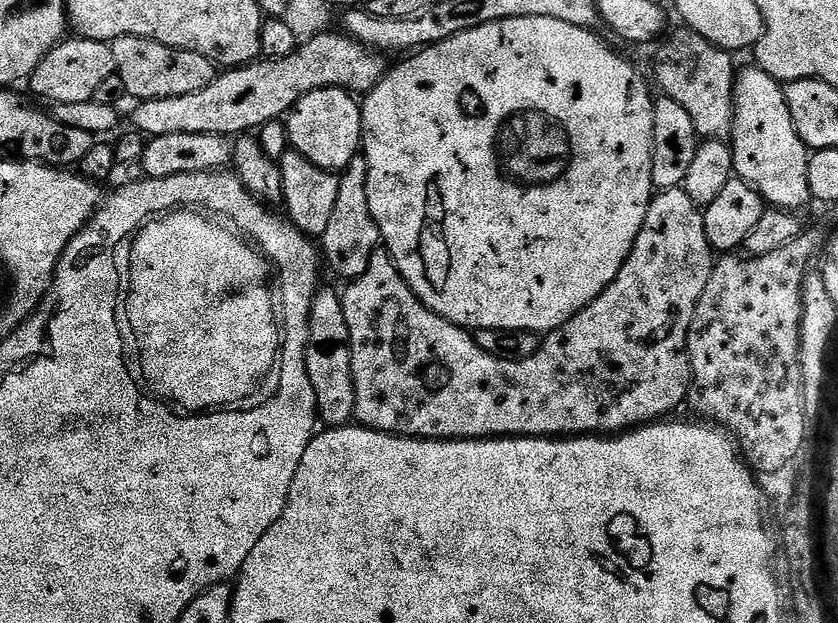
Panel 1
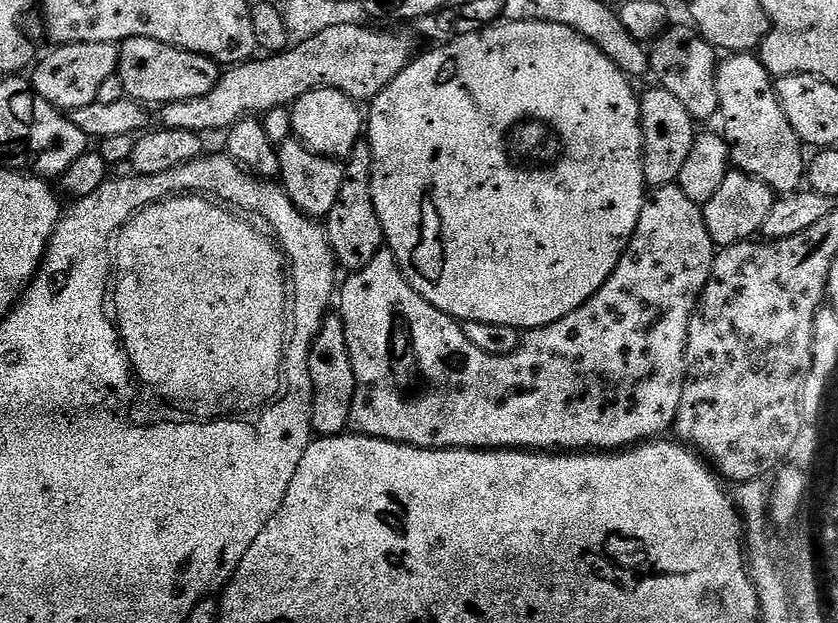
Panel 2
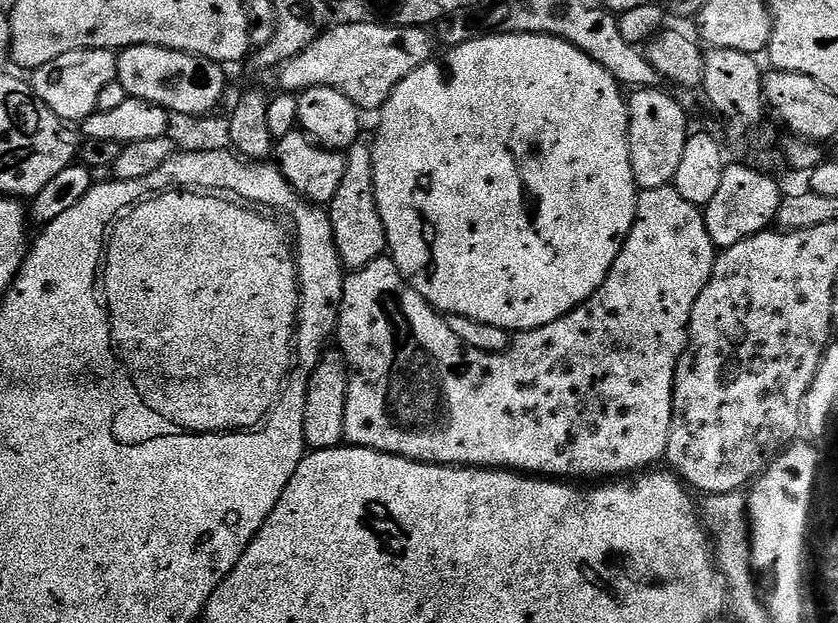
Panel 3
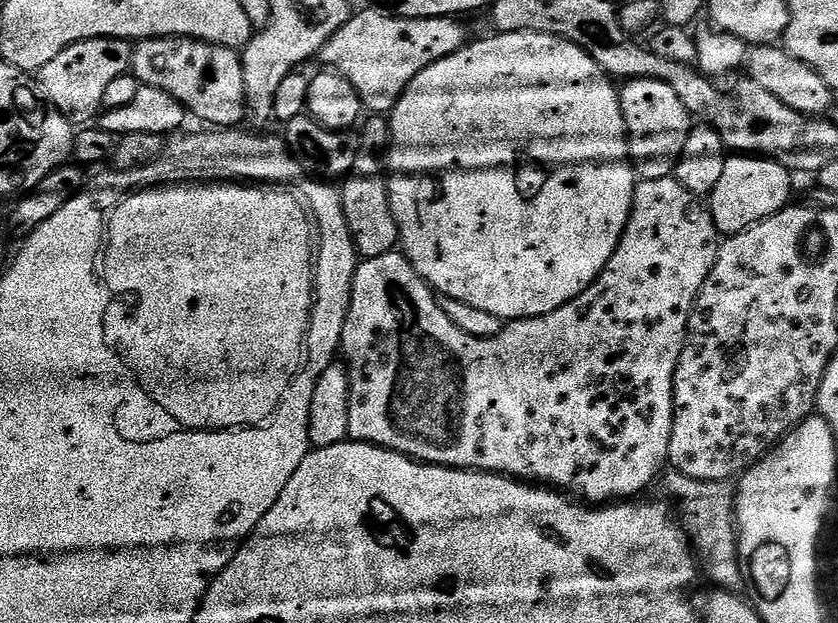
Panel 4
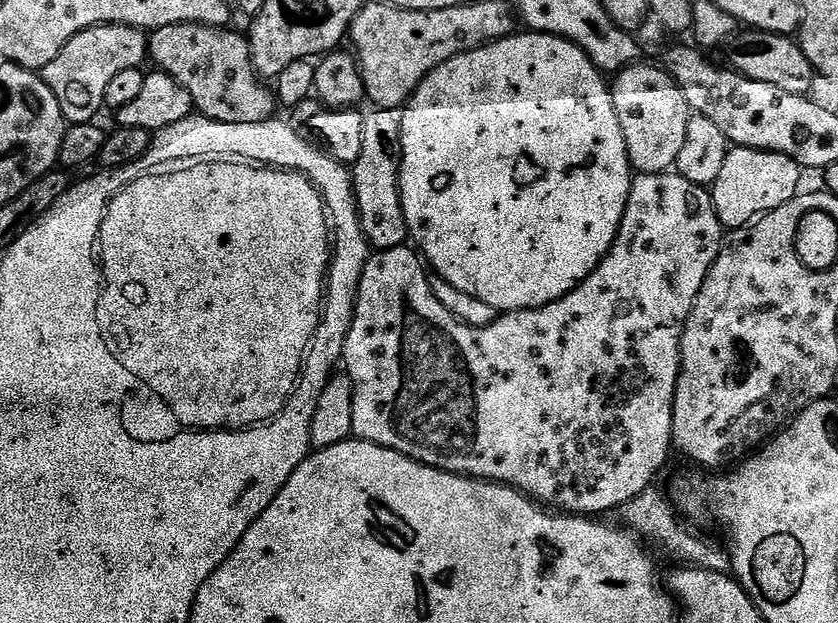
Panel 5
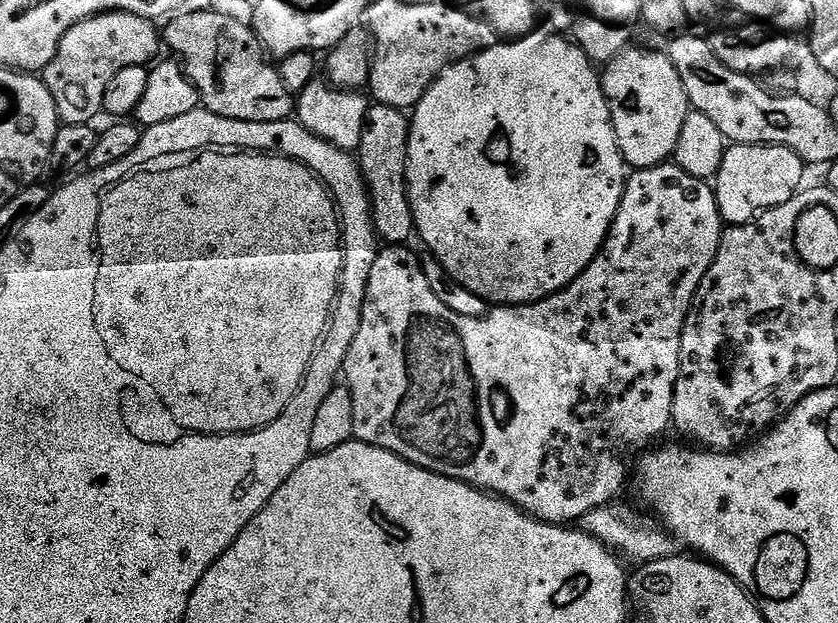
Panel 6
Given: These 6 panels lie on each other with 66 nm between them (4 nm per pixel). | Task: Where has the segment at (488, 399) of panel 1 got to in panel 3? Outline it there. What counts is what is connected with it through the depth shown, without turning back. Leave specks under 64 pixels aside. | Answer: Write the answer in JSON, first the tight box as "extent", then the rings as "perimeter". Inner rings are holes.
{"extent":[334,186,718,478],"perimeter":[[[675,186],[666,188],[645,188],[639,193],[636,202],[636,225],[630,230],[630,234],[626,238],[626,242],[622,246],[622,250],[618,254],[618,258],[614,258],[614,266],[610,270],[610,274],[606,278],[606,282],[602,282],[602,286],[598,286],[596,293],[591,296],[584,304],[579,304],[574,310],[570,310],[564,316],[558,318],[554,322],[542,325],[537,328],[530,328],[525,332],[513,335],[506,351],[504,352],[484,352],[476,347],[469,347],[458,338],[456,328],[448,325],[443,315],[437,312],[424,296],[406,279],[403,272],[400,271],[399,265],[395,263],[387,255],[378,257],[374,262],[370,262],[364,268],[357,268],[345,279],[344,293],[342,294],[342,302],[340,303],[340,317],[336,321],[336,331],[334,333],[335,343],[338,342],[339,351],[344,354],[344,361],[348,363],[348,397],[346,398],[346,430],[344,431],[345,441],[349,445],[357,448],[376,448],[380,452],[390,452],[394,456],[404,456],[407,460],[419,460],[425,464],[447,464],[449,466],[467,466],[469,468],[499,468],[501,470],[515,470],[521,474],[539,474],[544,478],[576,478],[572,476],[600,476],[596,478],[624,478],[629,474],[639,474],[645,470],[651,469],[659,460],[663,461],[668,454],[668,443],[670,442],[670,422],[672,421],[672,391],[674,390],[674,378],[676,377],[676,367],[682,358],[684,348],[688,345],[688,323],[690,322],[690,314],[694,310],[694,302],[698,298],[698,294],[702,294],[702,290],[706,286],[706,282],[710,278],[710,274],[716,265],[718,249],[710,238],[710,234],[706,228],[703,211],[697,205],[692,204],[682,195]]]}

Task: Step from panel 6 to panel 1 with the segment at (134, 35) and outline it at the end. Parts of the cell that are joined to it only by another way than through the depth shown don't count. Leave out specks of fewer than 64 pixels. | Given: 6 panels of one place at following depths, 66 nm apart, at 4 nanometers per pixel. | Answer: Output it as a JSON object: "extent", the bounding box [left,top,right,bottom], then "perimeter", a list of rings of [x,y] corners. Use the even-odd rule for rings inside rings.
{"extent":[30,39,116,105],"perimeter":[[[65,39],[57,48],[50,50],[50,54],[46,54],[42,62],[38,62],[30,77],[33,94],[44,100],[52,100],[53,105],[95,100],[98,86],[102,86],[106,78],[116,75],[114,50],[109,41],[72,39]]]}

